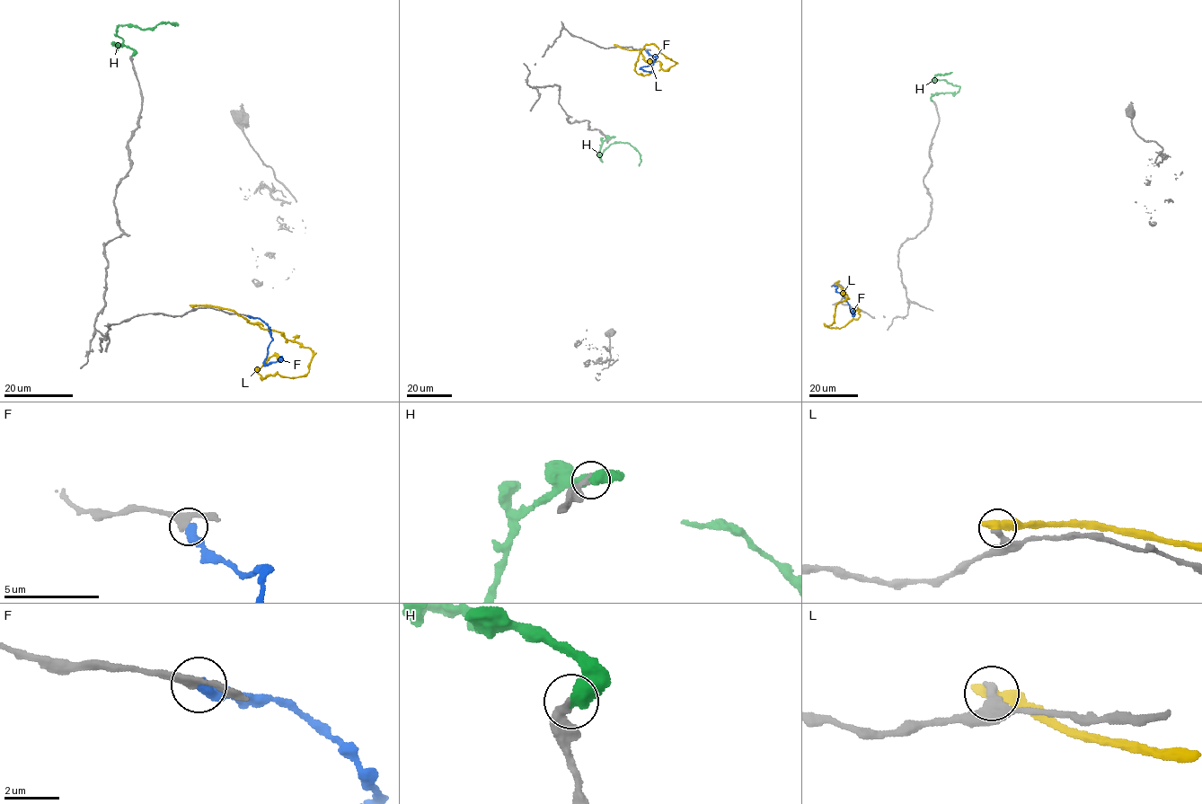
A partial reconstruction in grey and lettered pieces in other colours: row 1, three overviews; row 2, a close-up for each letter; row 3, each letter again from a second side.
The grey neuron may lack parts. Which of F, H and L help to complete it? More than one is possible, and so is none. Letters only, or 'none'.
H

